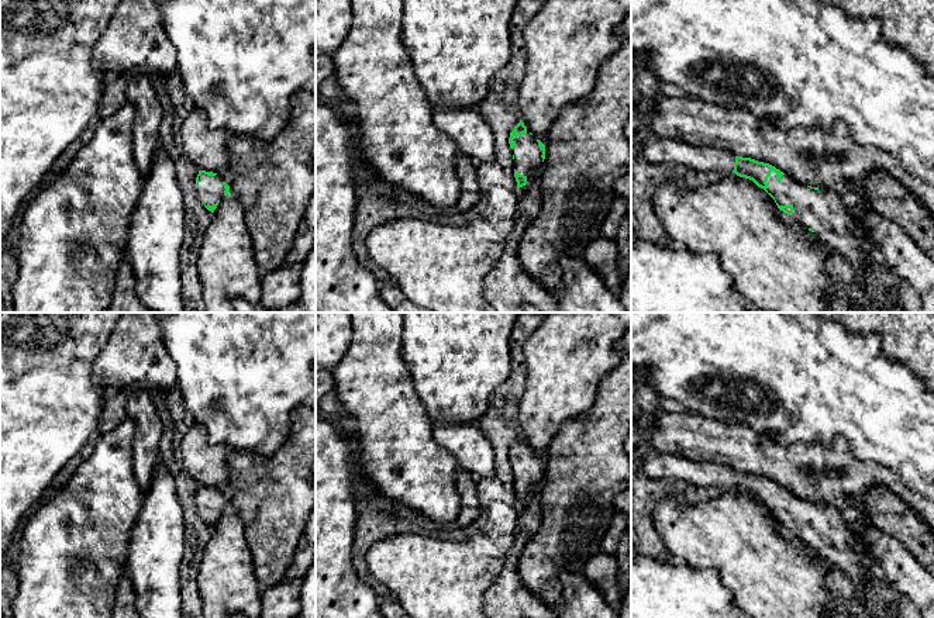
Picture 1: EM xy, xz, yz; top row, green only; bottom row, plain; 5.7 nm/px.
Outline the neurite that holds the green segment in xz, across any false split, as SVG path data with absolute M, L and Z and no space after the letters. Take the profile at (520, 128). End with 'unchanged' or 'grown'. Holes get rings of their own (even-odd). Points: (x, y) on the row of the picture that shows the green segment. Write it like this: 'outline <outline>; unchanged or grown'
outline M520 120L510 132L509 144L514 159L514 177L518 191L525 190L527 179L538 175L545 159L545 145Z; grown

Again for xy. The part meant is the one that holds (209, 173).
outline M199 170L196 177L196 191L204 207L214 213L220 200L230 193L230 186L223 180L220 175Z; grown

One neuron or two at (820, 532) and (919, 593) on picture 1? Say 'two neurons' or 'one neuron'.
two neurons

